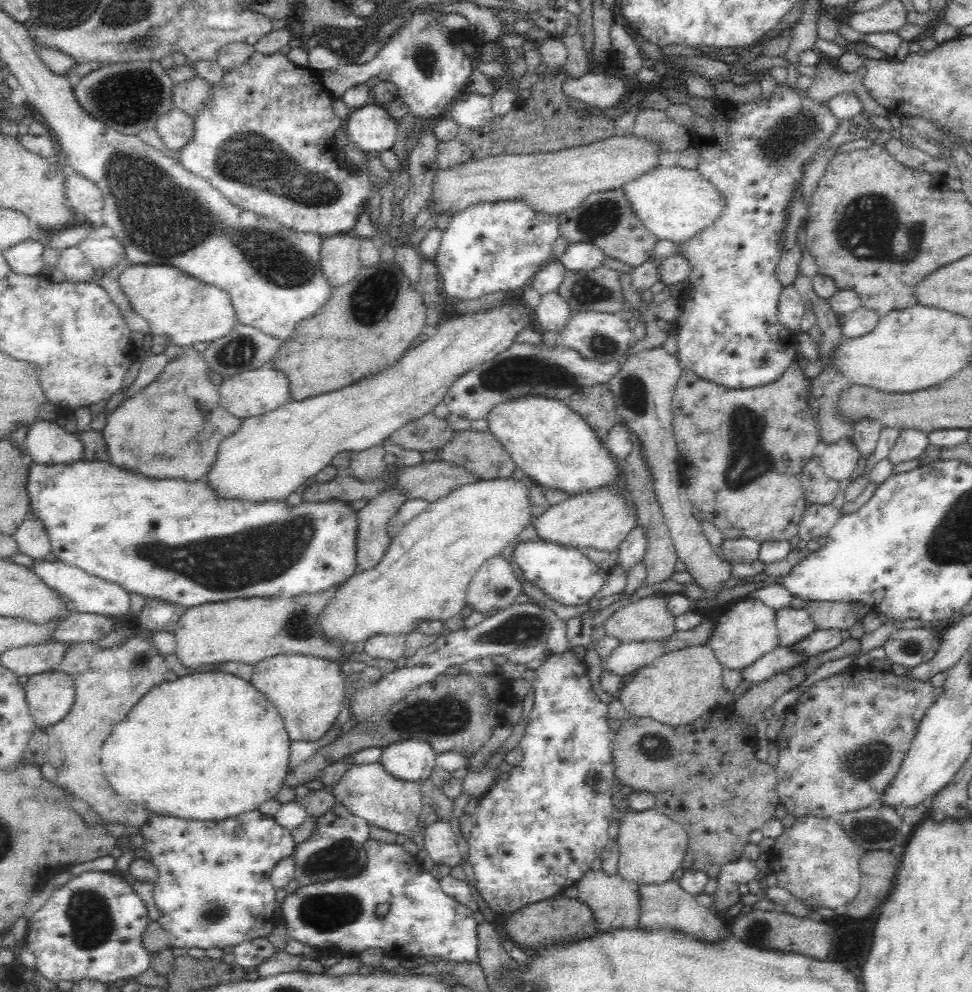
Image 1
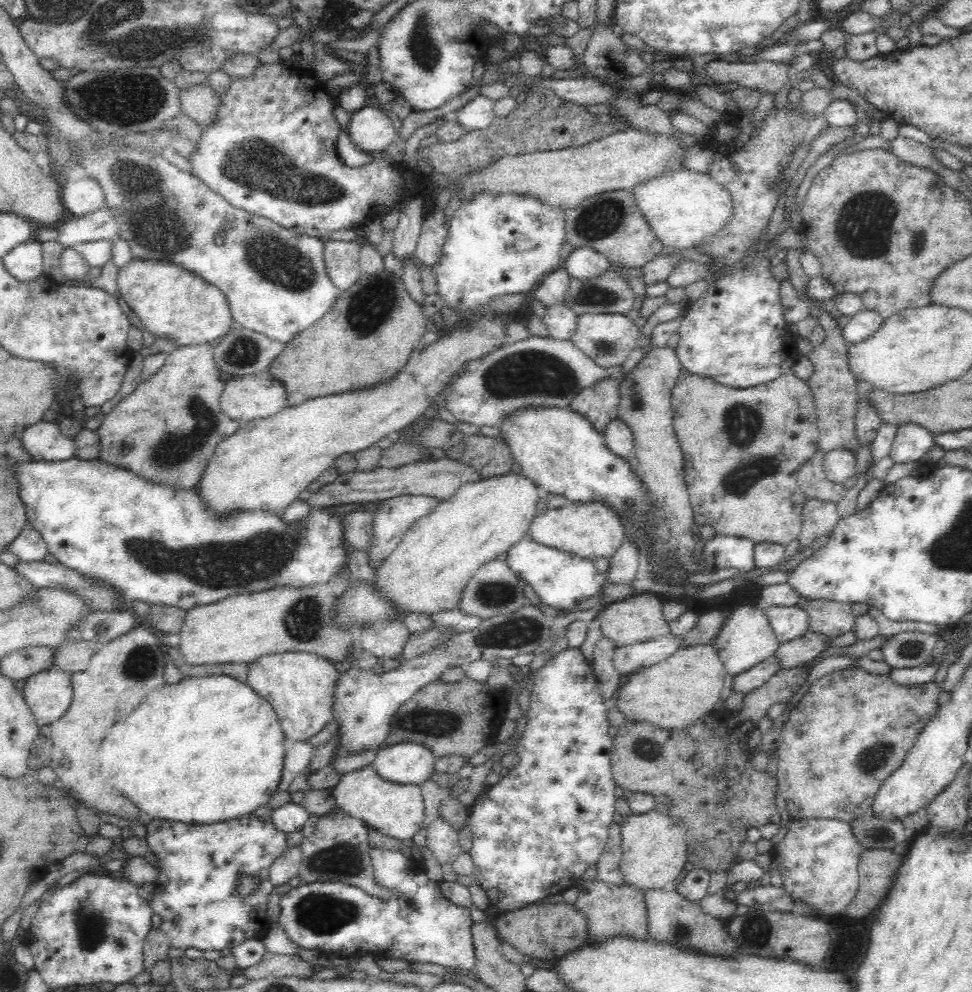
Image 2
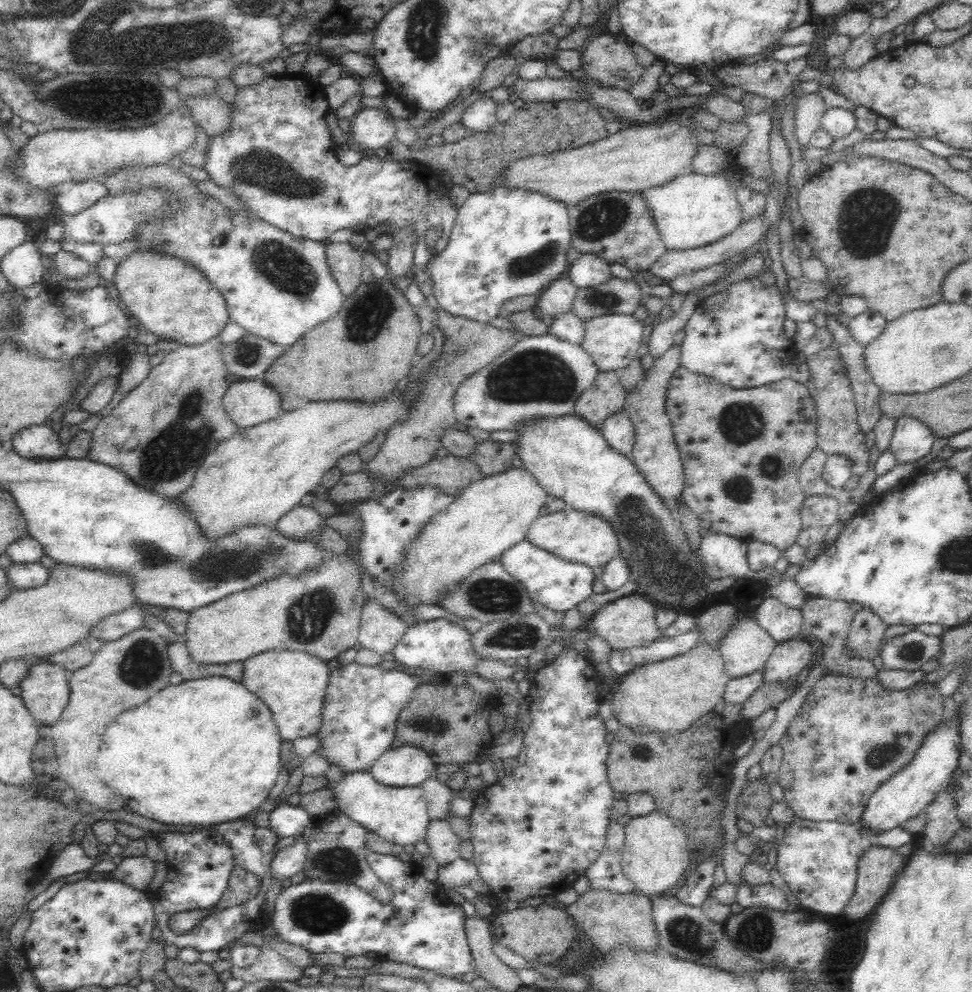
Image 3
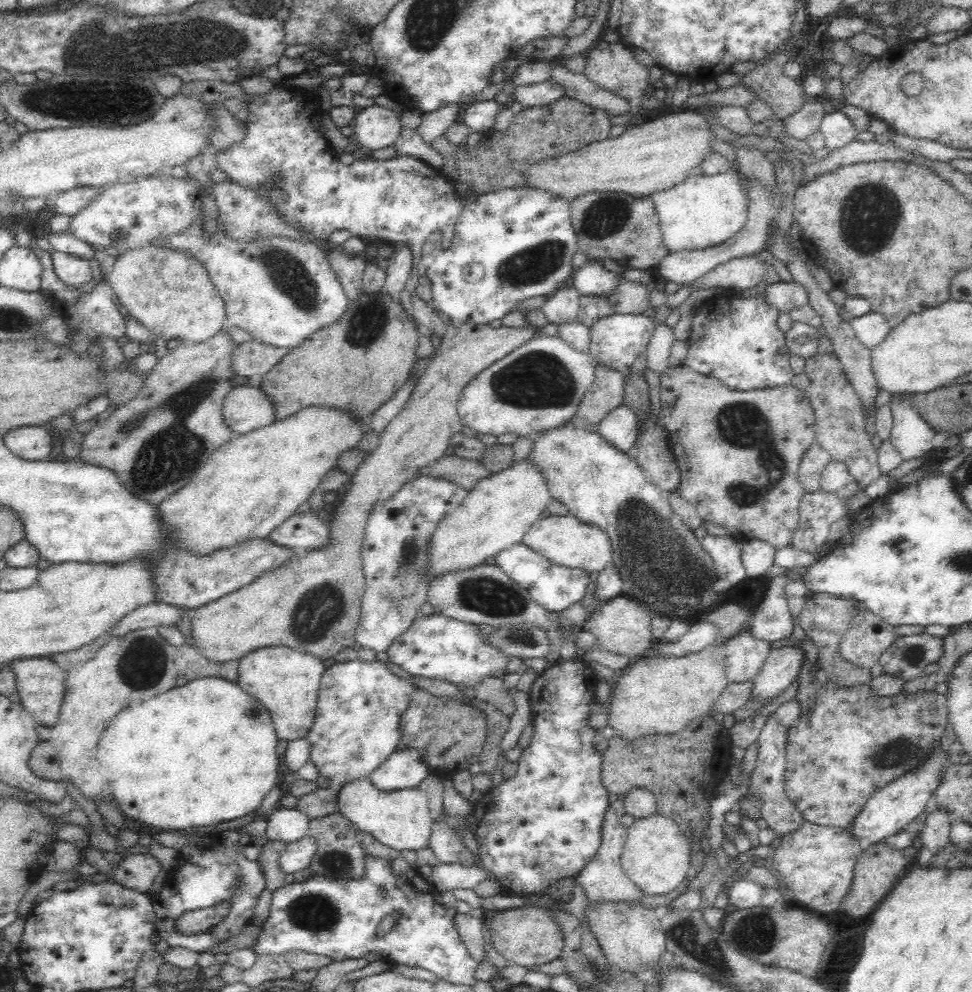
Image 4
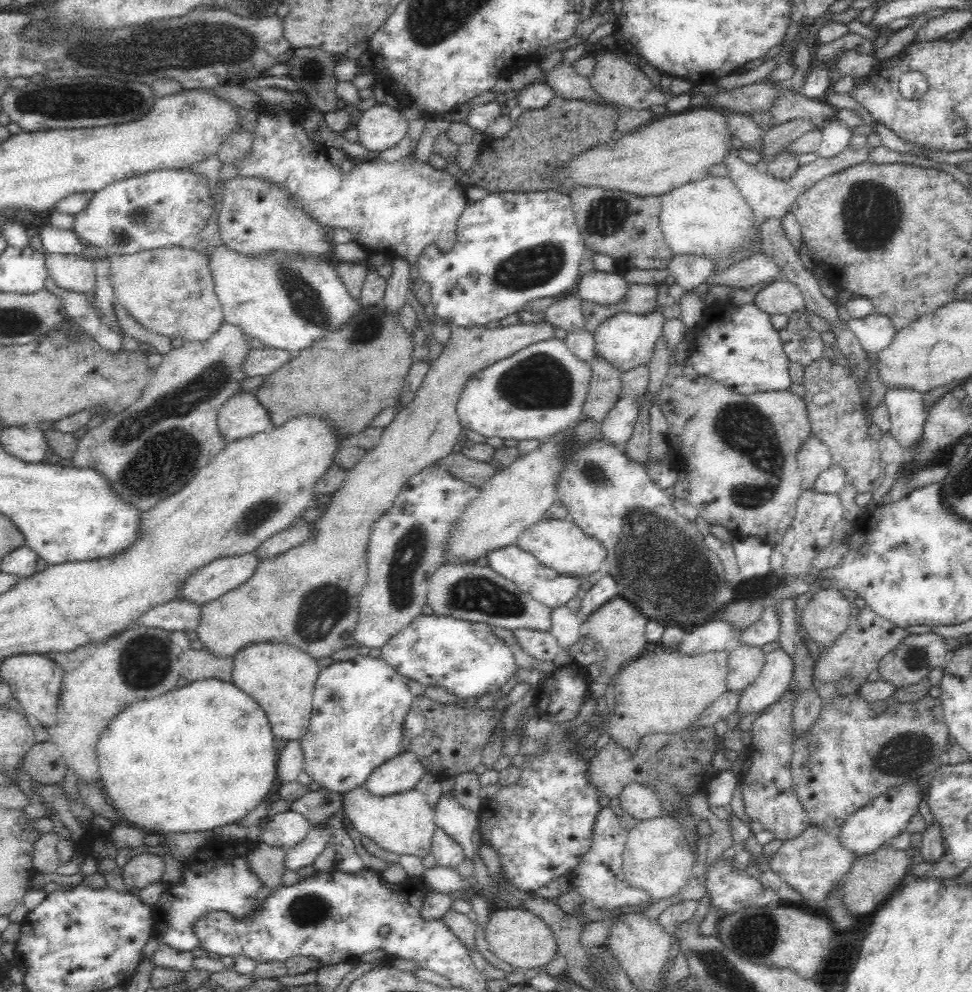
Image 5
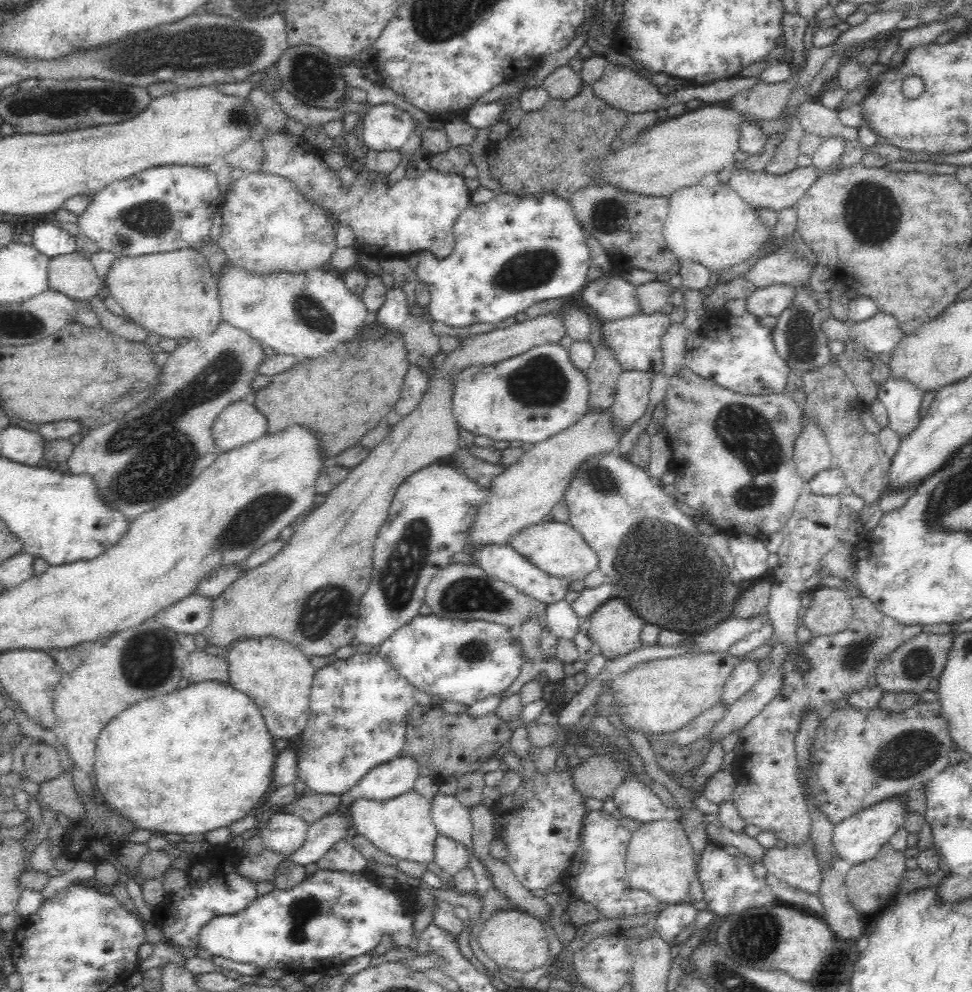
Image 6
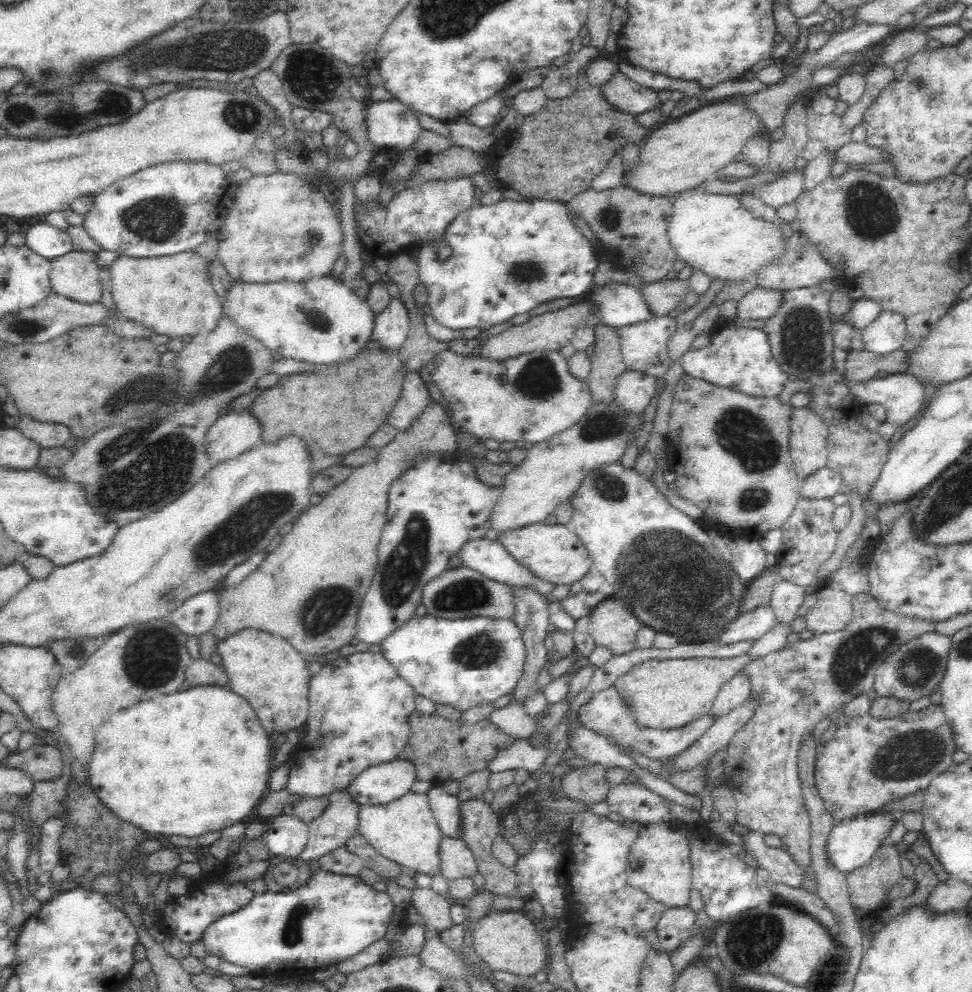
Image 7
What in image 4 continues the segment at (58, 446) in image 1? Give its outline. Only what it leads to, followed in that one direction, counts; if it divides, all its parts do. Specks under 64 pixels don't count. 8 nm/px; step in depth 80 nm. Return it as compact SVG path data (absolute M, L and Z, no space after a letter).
M44 425L8 430L6 434L2 435L2 440L12 454L27 461L47 460L50 450L52 450L52 435L44 429Z

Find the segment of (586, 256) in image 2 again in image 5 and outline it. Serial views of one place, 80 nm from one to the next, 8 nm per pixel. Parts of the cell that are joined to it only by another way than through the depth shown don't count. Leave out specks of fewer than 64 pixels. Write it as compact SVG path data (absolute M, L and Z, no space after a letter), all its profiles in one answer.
M596 269L596 272L582 275L576 293L582 301L614 308L626 300L628 290L630 290L630 284L620 271L608 274Z

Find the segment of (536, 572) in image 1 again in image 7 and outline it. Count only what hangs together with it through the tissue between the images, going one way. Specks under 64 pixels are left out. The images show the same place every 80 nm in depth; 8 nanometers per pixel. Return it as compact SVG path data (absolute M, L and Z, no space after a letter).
M484 538L466 542L457 556L462 567L468 567L486 576L490 580L511 584L511 586L529 586L542 596L551 598L550 592L555 584L548 583L530 573L530 570L518 565L498 541Z

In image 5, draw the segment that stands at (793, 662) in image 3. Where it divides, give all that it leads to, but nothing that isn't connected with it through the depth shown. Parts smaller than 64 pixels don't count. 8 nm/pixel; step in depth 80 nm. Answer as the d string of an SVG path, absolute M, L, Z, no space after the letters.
M782 647L765 654L765 663L752 684L741 692L732 715L740 719L748 714L760 713L788 690L792 680L792 659Z

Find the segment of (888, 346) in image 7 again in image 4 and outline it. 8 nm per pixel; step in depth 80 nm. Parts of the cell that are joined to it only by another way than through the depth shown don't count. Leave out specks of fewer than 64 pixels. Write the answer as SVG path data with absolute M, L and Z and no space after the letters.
M870 311L850 320L857 340L870 351L880 346L892 332L892 325L878 312Z

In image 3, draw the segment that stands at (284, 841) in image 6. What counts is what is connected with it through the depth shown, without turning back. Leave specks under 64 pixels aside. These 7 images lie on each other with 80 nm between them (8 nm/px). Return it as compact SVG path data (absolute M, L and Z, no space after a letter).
M283 802L270 812L269 830L277 838L302 837L304 830L311 824L311 816L300 805Z

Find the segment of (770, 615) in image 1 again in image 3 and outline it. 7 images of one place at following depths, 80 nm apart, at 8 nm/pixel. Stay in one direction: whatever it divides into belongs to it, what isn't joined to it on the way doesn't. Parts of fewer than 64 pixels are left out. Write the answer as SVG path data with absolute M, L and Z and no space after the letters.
M740 617L718 643L726 675L735 679L760 671L776 645L777 642L760 629L756 618Z

